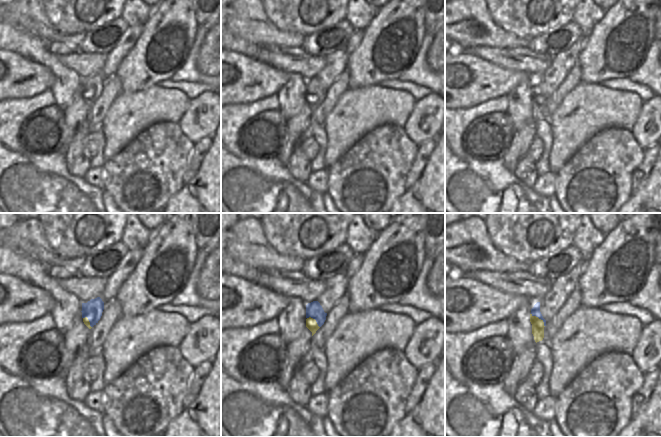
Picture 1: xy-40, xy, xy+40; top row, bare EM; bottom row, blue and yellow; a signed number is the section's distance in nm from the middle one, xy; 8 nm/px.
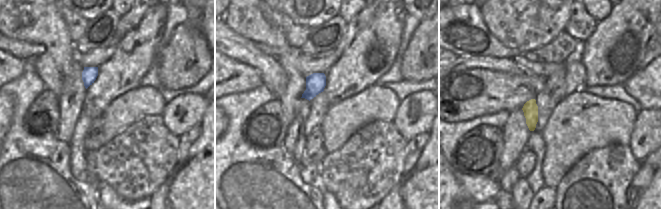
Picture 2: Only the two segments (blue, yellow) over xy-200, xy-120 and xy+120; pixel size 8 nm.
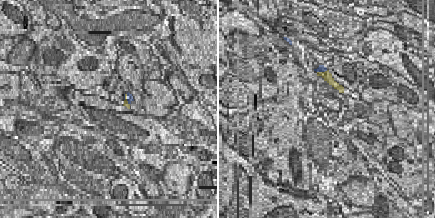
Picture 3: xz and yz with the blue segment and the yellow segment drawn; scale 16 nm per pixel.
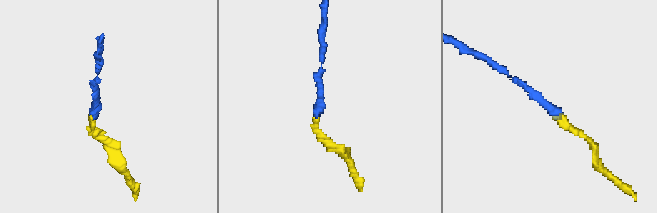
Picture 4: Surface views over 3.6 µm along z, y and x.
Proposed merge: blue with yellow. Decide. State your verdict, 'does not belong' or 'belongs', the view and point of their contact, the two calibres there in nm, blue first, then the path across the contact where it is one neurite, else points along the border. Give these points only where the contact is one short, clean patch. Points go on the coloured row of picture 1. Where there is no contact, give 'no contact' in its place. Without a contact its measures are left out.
belongs; contact xy+40 (539, 318); calibres 80 and 100 nm; way xy+40 (535, 311), (539, 318), (538, 326)

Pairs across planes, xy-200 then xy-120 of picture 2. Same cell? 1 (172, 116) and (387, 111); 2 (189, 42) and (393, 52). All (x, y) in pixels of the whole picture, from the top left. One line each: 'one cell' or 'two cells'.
1: two cells
2: two cells

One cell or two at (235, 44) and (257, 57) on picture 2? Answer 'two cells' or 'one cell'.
one cell

